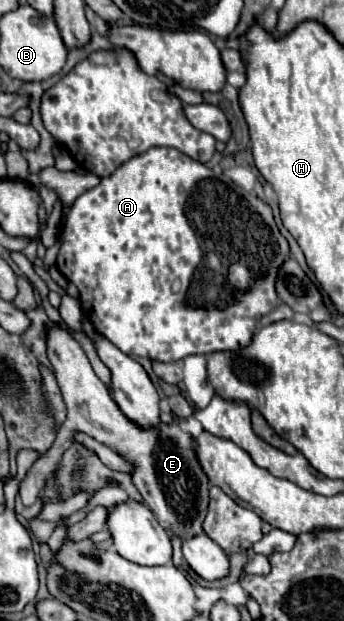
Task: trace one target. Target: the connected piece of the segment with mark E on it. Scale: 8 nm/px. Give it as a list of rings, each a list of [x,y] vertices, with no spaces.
[[[59,324],[45,328],[45,334],[47,334],[47,358],[55,370],[57,384],[63,392],[63,400],[67,406],[67,420],[57,432],[53,446],[29,468],[27,476],[19,484],[19,496],[23,504],[31,506],[37,500],[47,478],[57,468],[59,456],[69,448],[71,434],[85,432],[95,440],[99,440],[101,444],[115,448],[121,456],[127,456],[135,462],[137,466],[133,472],[135,486],[143,494],[147,506],[153,510],[157,520],[169,524],[173,534],[189,538],[203,532],[201,526],[203,526],[203,514],[207,512],[209,478],[203,474],[199,466],[193,438],[185,434],[177,422],[159,424],[151,430],[139,430],[139,426],[123,418],[123,412],[119,410],[119,406],[115,406],[113,398],[109,396],[109,390],[93,372],[91,362],[81,344]]]

